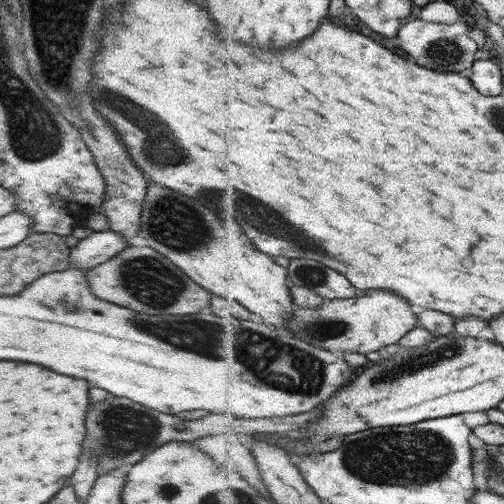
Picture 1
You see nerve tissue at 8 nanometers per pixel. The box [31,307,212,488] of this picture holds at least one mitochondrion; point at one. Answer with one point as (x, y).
(134, 429)

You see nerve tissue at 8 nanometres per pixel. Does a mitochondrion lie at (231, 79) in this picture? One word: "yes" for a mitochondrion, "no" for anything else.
no

